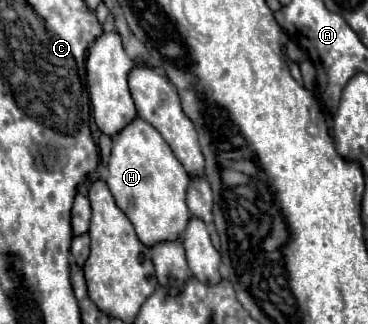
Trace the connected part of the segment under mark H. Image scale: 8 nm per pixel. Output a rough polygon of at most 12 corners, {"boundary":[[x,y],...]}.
{"boundary":[[141,116],[113,138],[107,186],[143,244],[191,218],[189,174]]}

